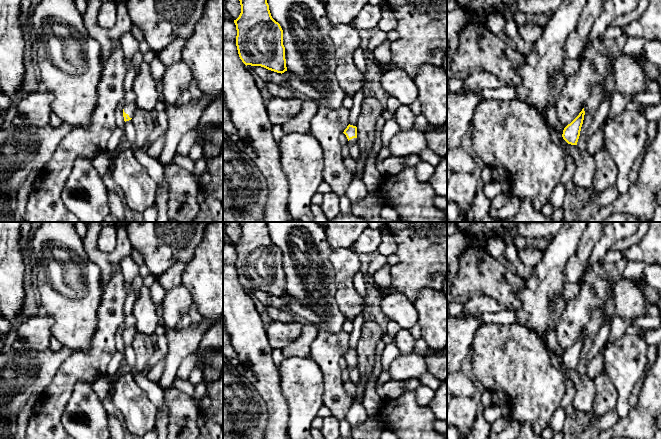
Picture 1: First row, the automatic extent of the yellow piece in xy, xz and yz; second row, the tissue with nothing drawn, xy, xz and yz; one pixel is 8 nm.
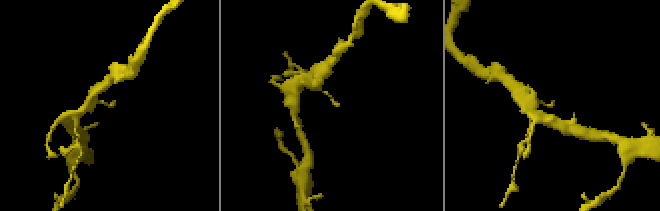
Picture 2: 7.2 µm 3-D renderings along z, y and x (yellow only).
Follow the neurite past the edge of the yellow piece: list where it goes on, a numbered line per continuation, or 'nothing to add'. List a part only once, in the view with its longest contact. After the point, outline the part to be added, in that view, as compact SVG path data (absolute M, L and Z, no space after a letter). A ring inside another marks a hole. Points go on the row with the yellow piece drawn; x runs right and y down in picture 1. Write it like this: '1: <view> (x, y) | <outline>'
1: xy (129, 109) | M136 103L126 104L124 107L124 112L128 114L130 118L132 118L136 108L137 108Z

